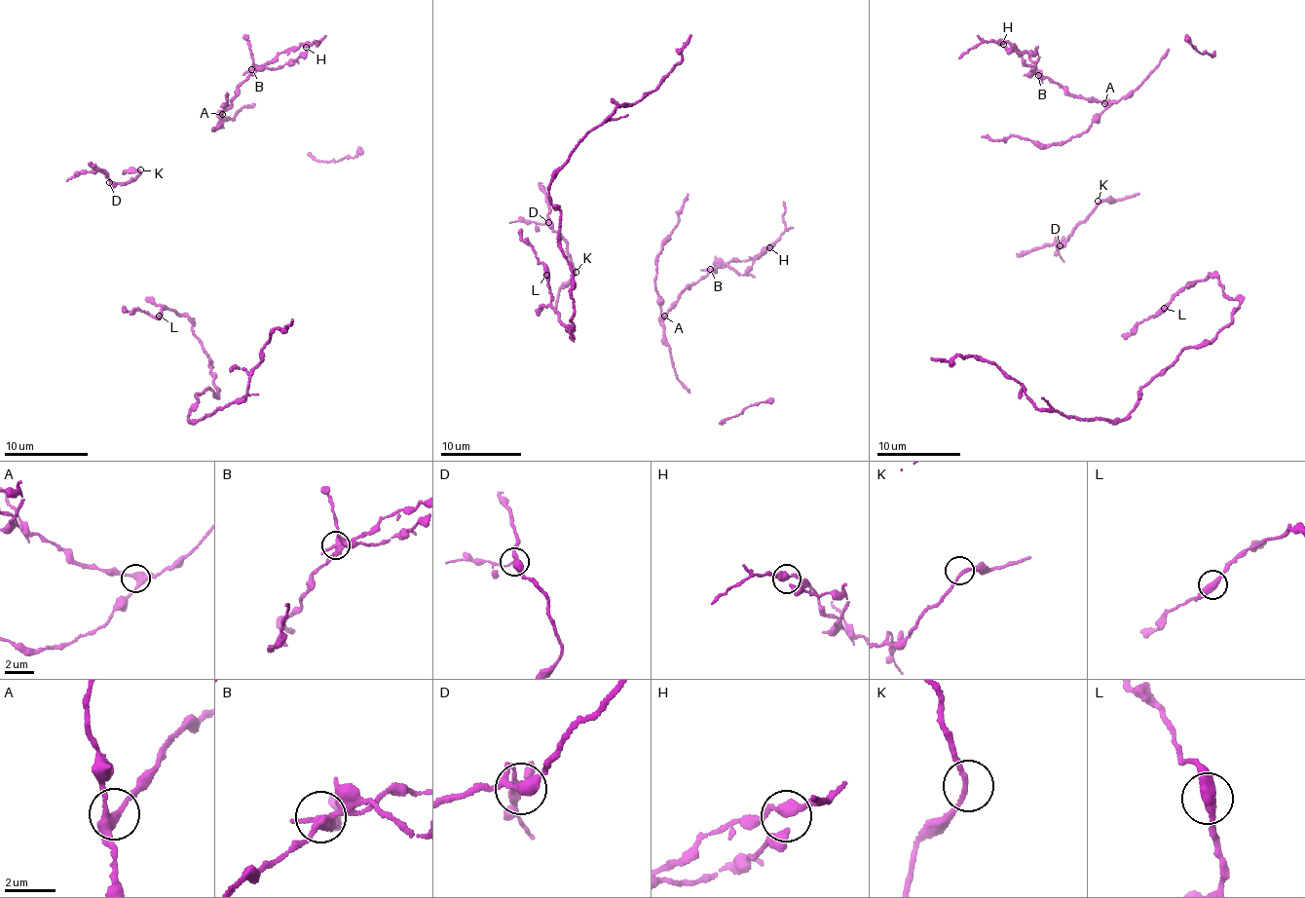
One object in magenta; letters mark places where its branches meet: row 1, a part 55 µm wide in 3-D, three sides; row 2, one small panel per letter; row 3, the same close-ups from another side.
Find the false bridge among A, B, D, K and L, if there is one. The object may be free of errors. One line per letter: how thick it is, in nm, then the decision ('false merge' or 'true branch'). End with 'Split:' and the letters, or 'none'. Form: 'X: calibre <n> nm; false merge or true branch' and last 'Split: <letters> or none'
A: calibre 360 nm; true branch
B: calibre 320 nm; false merge
D: calibre 320 nm; true branch
K: calibre 180 nm; true branch
L: calibre 380 nm; true branch
Split: B

